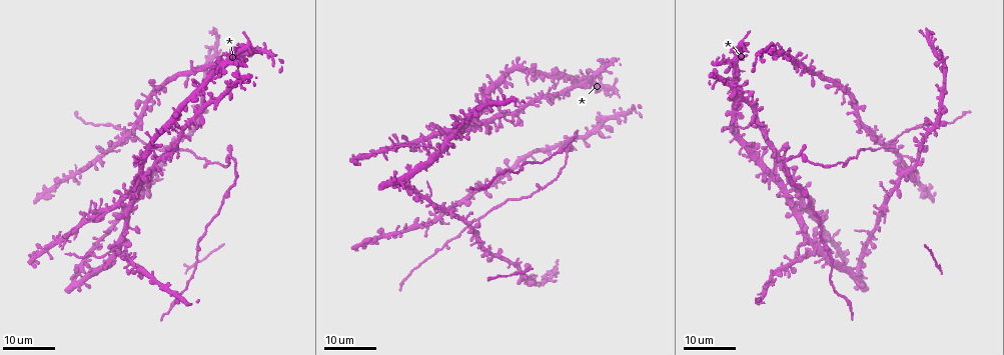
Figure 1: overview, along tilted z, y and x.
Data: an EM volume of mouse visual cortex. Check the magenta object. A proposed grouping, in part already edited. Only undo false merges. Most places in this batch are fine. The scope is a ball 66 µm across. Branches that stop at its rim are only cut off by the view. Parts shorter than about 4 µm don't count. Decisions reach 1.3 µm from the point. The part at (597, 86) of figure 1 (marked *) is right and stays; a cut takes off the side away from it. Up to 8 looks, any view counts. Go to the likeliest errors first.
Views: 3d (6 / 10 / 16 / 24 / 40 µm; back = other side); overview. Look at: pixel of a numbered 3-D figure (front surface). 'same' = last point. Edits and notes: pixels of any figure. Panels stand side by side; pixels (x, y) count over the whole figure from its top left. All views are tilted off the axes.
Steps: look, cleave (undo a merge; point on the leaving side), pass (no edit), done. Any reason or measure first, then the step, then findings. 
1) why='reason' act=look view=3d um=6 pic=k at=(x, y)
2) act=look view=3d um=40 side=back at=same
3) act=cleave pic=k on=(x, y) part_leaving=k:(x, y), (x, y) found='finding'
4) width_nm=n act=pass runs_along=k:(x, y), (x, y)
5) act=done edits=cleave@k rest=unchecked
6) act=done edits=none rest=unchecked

why='three arms meet' act=look view=3d um=24 pic=1 at=(898, 185)

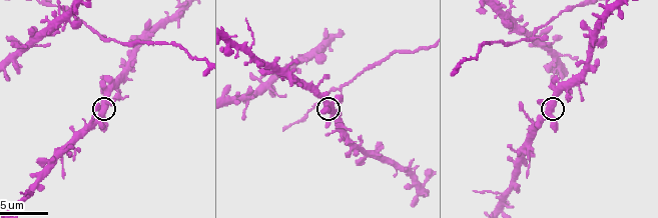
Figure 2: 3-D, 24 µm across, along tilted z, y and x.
why='closer look' act=look view=3d um=6 pic=2 at=(105, 113)

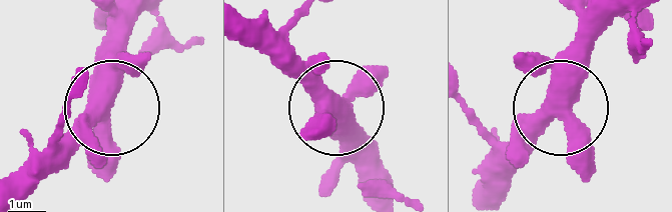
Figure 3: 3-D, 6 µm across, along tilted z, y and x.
why='other side' act=look view=3d um=6 side=back pic=3 at=(564, 105)

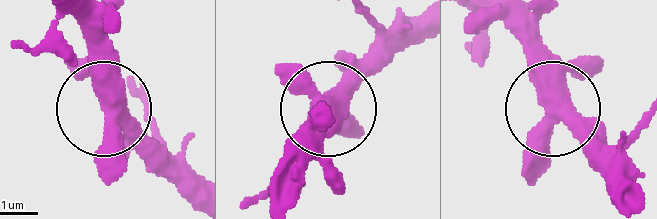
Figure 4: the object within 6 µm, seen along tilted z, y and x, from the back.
side_arm_um=28 act=pass found='one neuron here'

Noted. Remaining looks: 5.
why='calibre changes' act=look view=3d um=10 pic=2 at=(510, 25)

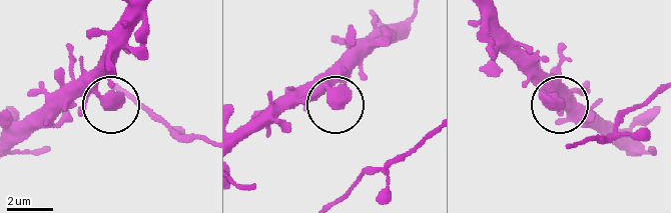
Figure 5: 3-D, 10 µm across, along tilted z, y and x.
act=look view=3d um=10 side=back pic=5 at=(558, 102)

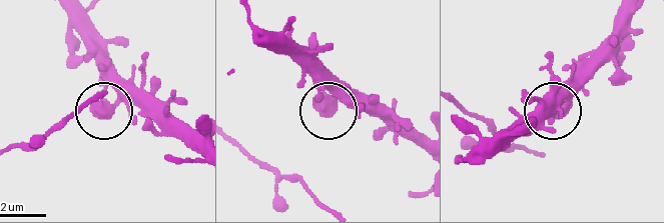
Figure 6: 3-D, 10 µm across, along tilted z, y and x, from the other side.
width_nm=400 act=pass found='one neuron here'

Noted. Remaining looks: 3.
why='calibre changes' act=look view=3d um=16 pic=1 at=(798, 155)

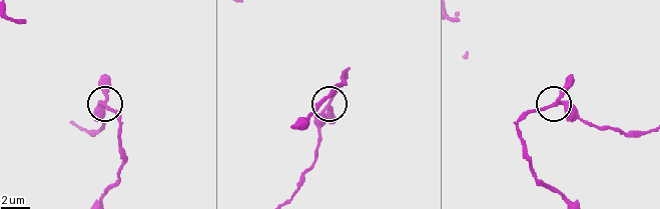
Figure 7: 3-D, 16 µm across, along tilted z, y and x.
act=look view=3d um=6 pic=7 at=(102, 101)

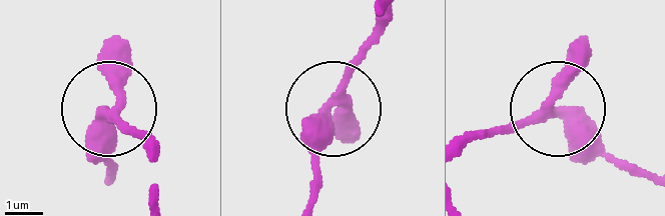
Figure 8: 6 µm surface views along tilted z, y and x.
arms=3 act=pass found='continuous, no second neuron'

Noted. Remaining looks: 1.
act=done edits=none rest=unchecked

